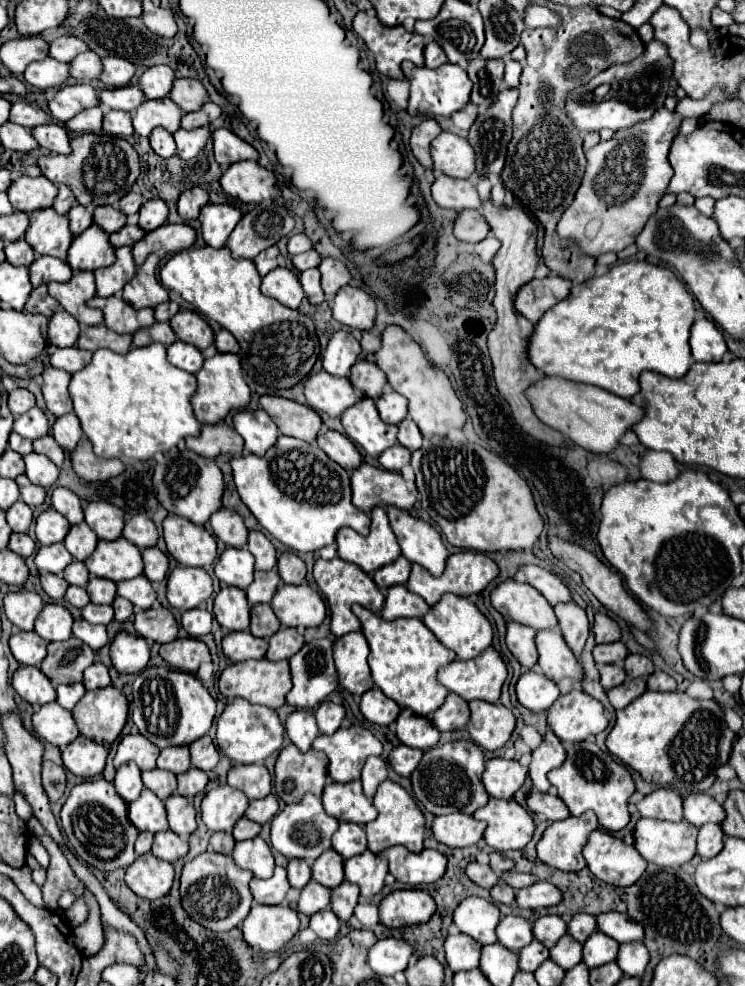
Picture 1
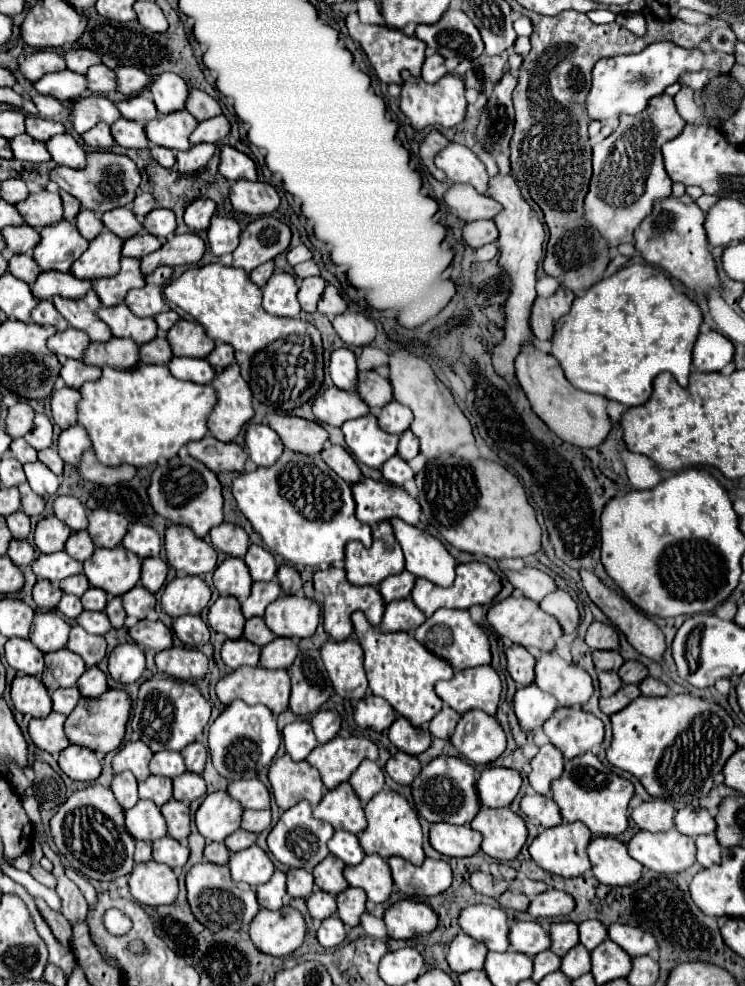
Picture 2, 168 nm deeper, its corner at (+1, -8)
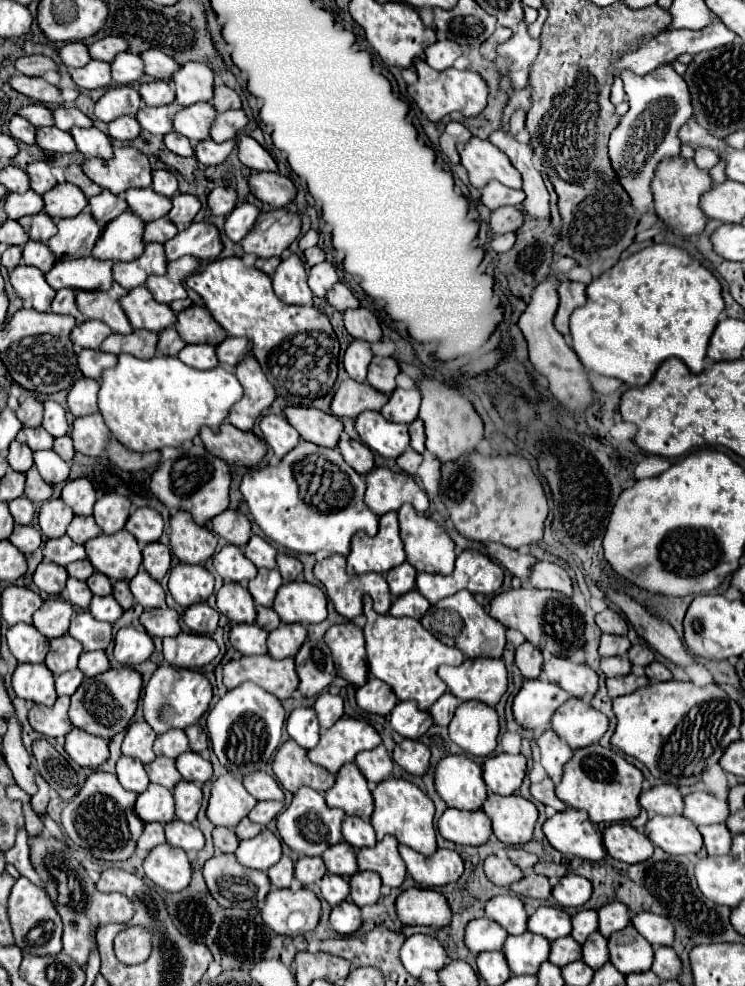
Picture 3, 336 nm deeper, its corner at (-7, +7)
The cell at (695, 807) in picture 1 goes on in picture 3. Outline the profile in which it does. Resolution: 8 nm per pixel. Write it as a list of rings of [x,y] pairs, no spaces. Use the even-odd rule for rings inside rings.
[[[695,791],[685,797],[683,815],[687,815],[695,825],[725,823],[725,819],[729,817],[729,807],[727,801],[721,801],[711,793]]]

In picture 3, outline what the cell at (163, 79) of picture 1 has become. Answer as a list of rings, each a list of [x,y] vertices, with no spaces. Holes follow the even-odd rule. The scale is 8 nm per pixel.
[[[185,63],[173,75],[177,103],[195,105],[199,101],[211,101],[215,87],[215,73],[209,65],[203,63]]]

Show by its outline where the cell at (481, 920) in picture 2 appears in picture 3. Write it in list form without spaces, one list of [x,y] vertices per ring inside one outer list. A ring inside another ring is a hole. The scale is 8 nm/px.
[[[499,895],[487,901],[485,915],[497,921],[509,935],[521,935],[527,929],[527,911],[519,897],[515,895]]]

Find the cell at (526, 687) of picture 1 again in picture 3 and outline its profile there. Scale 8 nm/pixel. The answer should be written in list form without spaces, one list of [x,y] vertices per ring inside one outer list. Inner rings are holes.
[[[527,679],[513,699],[513,717],[523,729],[547,731],[551,727],[551,715],[569,697],[559,685],[543,679]]]

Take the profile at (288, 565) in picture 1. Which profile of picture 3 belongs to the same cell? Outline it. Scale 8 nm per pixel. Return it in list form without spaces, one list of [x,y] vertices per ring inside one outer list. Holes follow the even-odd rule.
[[[277,555],[277,563],[279,563],[279,571],[283,575],[283,581],[289,583],[289,581],[295,581],[297,577],[301,577],[303,573],[303,565],[299,559],[291,557],[291,555]]]

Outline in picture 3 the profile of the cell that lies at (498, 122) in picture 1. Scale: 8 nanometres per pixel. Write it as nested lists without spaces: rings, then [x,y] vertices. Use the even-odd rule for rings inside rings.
[[[525,21],[517,27],[515,35],[507,43],[499,45],[499,55],[513,59],[511,81],[515,89],[521,89],[529,83],[529,71],[531,65],[535,63],[535,57],[539,55],[539,47],[541,47],[539,39],[533,39],[529,35]]]

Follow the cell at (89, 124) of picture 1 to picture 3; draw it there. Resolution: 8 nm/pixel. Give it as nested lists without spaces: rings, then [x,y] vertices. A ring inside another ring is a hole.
[[[119,117],[117,121],[109,123],[109,135],[119,141],[133,141],[141,131],[143,129],[135,117]]]

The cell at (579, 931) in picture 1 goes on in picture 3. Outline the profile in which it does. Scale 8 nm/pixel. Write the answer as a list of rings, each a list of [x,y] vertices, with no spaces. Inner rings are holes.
[[[613,901],[599,909],[599,933],[603,937],[611,937],[611,933],[625,929],[629,921],[631,921],[629,909],[619,901]]]

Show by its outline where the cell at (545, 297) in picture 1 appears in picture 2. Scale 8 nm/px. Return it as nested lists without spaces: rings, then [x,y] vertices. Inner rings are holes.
[[[559,288],[549,298],[537,298],[531,308],[531,332],[537,340],[549,340],[553,334],[553,324],[565,316],[573,304],[573,292],[569,288]]]

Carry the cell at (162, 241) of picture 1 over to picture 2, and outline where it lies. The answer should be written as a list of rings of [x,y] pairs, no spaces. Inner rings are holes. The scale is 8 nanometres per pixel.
[[[189,232],[189,234],[173,234],[169,240],[151,256],[143,256],[141,260],[141,272],[147,276],[157,266],[185,266],[185,264],[197,264],[205,252],[205,242]]]

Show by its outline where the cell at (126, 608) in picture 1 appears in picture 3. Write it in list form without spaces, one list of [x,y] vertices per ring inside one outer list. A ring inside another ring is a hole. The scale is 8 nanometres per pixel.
[[[115,581],[113,583],[113,597],[117,599],[117,603],[123,609],[129,609],[133,605],[133,593],[131,593],[127,581]]]

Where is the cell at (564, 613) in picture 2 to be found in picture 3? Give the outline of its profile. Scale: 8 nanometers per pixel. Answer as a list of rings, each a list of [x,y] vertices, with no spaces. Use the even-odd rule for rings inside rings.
[[[535,561],[529,575],[529,585],[535,589],[555,589],[571,597],[573,585],[567,575],[567,571],[555,563],[549,561]]]

